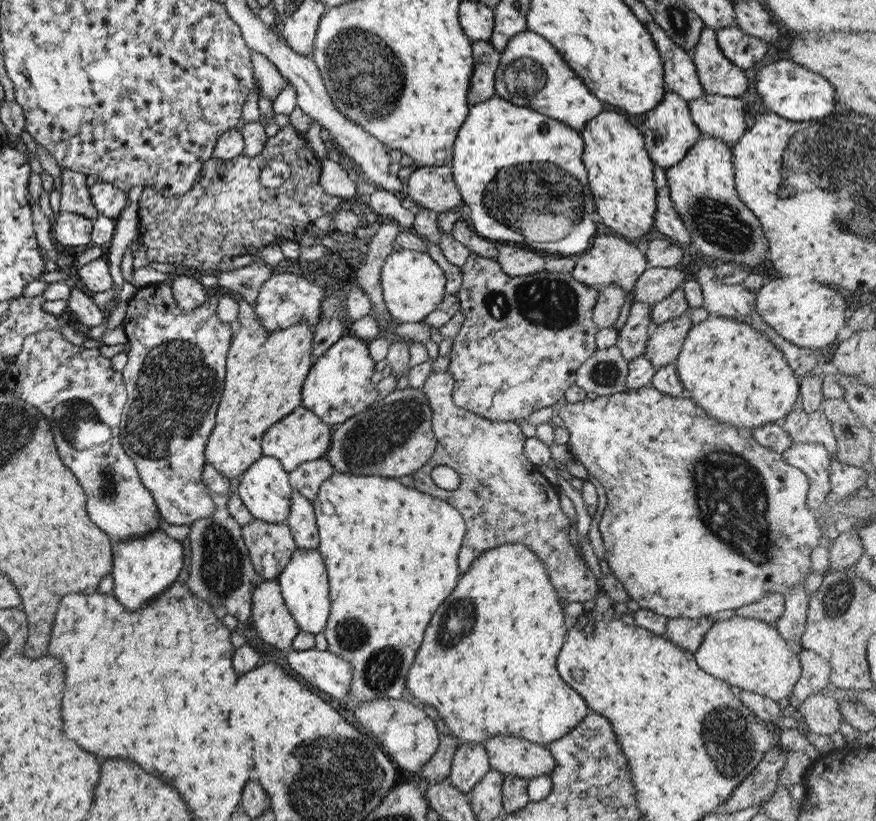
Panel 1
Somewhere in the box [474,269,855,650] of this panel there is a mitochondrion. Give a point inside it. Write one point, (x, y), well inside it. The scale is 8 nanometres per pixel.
(730, 524)

